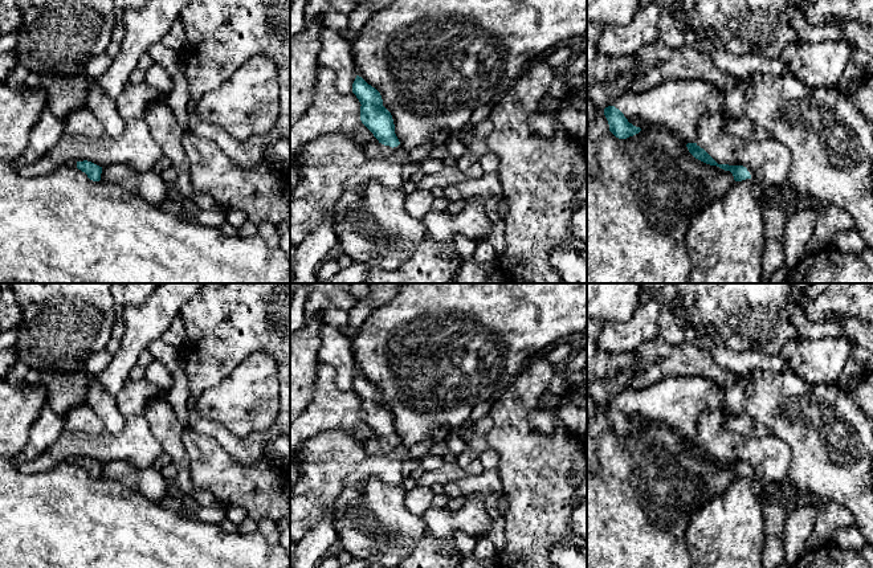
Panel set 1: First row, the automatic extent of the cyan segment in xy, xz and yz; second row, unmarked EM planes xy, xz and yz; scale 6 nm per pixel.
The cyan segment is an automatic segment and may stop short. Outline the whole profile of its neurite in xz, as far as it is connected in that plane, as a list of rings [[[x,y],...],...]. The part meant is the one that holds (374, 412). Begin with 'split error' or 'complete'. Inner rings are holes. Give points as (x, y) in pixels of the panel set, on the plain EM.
split error; [[[356,372],[352,389],[360,399],[360,417],[378,436],[364,445],[370,455],[388,454],[393,444],[400,441],[391,409],[383,402],[380,389]]]

